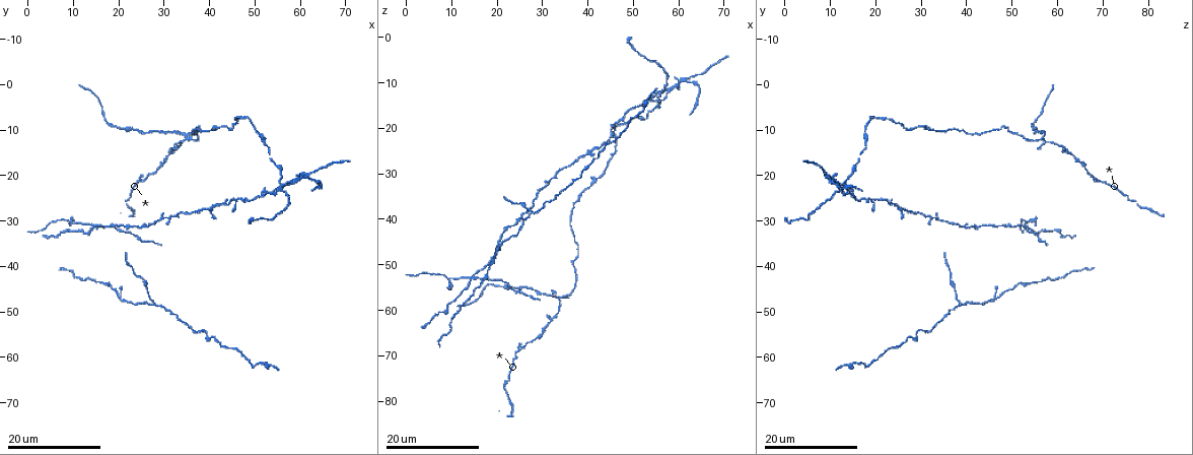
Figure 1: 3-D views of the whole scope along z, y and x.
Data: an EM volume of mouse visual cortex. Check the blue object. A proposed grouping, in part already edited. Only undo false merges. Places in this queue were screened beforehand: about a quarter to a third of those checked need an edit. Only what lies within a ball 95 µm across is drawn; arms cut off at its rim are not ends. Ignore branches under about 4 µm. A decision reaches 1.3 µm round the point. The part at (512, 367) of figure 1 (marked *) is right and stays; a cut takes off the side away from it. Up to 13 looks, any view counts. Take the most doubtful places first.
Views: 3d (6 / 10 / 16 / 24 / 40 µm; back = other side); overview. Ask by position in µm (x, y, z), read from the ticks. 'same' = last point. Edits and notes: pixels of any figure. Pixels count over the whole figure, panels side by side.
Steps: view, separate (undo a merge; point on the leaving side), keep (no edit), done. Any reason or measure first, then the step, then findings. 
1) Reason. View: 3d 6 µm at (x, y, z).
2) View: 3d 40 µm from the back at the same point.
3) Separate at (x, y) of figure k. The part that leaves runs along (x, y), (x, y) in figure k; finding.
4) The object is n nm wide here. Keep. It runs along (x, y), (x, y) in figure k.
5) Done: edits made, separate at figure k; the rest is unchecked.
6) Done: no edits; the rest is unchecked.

Three-way junction. View: 3d 24 µm at (28.0, 48.5, 39.0).

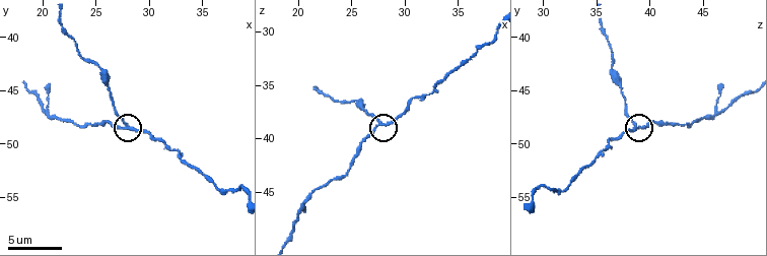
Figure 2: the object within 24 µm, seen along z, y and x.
View: 3d 10 µm at (27.6, 48.4, 38.8).

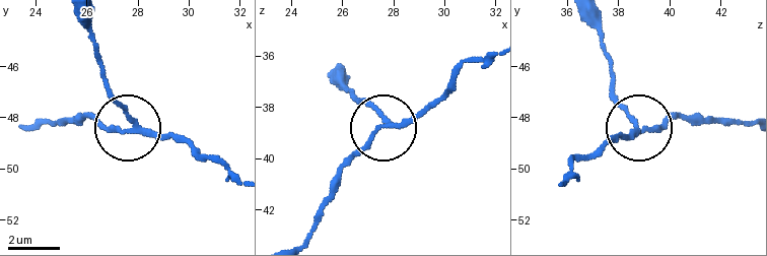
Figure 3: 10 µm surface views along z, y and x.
The object is 170 nm wide here. Separate at (111, 100) of figure 3. The part that leaves runs along (135, 122), (112, 91), (89, 19) in figure 3; a second cell is stuck on.

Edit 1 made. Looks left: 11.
Redraw. View: overview.

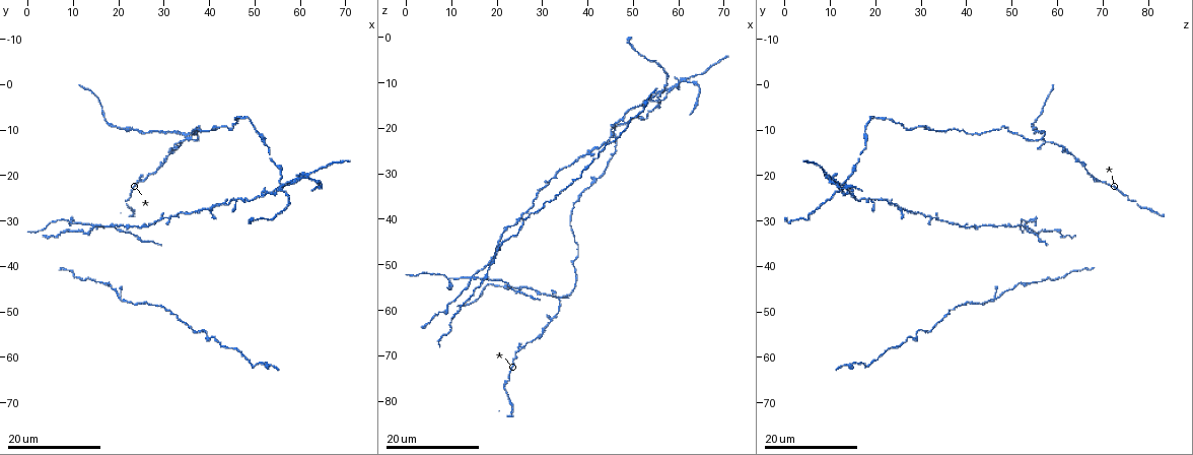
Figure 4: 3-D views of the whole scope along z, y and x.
Four or more arms meet. View: 3d 24 µm at (56.5, 23.5, 12.0).

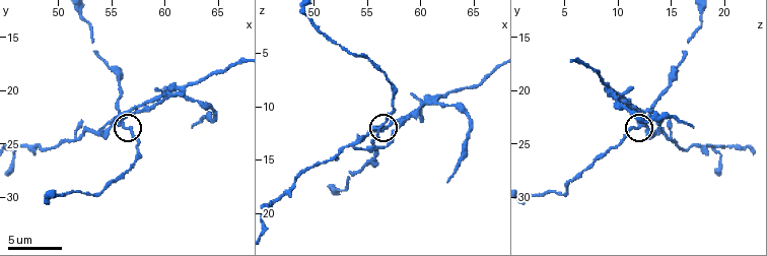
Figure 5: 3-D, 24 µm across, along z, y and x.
View: 3d 6 µm at (56.0, 23.4, 12.0).

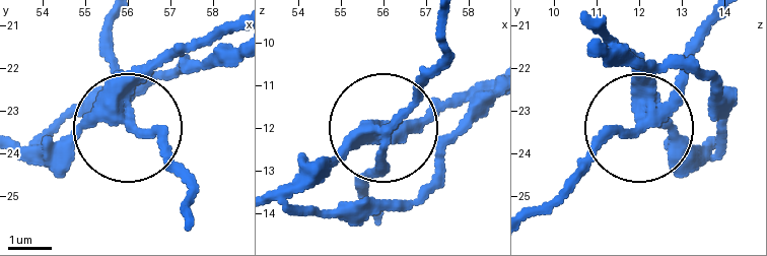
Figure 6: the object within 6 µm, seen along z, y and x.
Other side. View: 3d 6 µm from the back at (56.10, 23.30, 12.05).

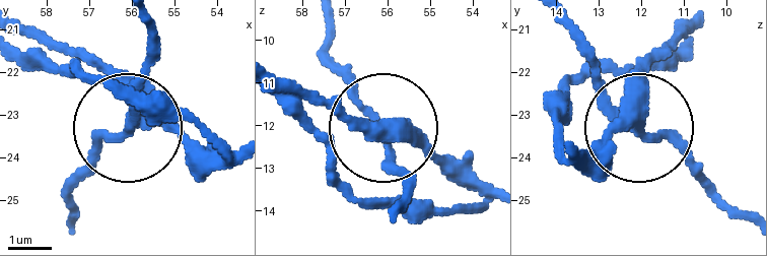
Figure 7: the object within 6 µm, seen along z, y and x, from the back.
Separate at (126, 103) of figure 7. The part that leaves runs along (389, 134), (407, 130), (494, 185) in figure 7; two cells meet here.

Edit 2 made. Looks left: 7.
Three-way junction. View: 3d 16 µm at (24.5, 21.0, 69.0).

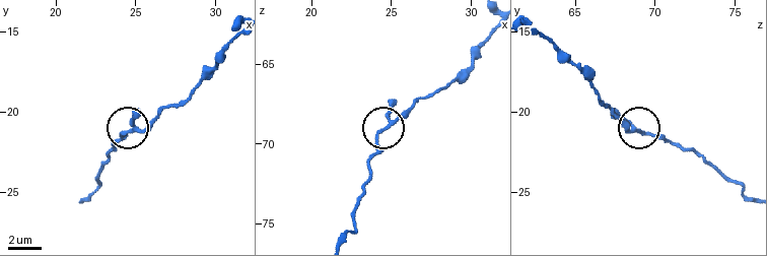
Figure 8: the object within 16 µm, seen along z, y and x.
View: 3d 10 µm at (24.3, 21.3, 69.4).

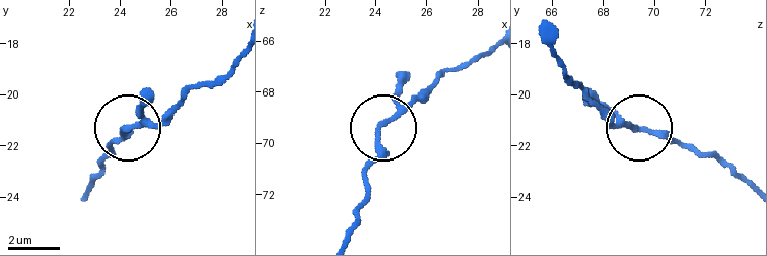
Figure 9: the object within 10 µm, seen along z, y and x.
Keep. It runs along (714, 155), (638, 129), (616, 129), (601, 119) in figure 9; one cell here.

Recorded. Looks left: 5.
Thick turns thin. View: 3d 16 µm at (39.0, 55.0, 29.0).

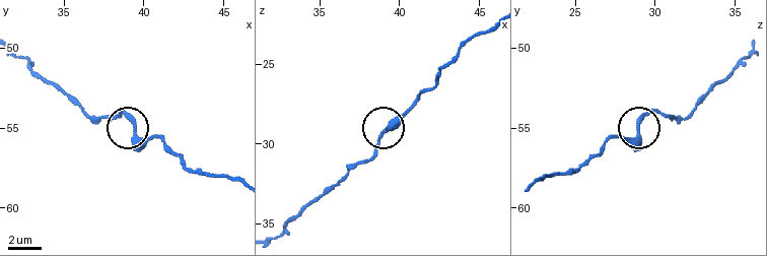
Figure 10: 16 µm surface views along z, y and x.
View: 3d 6 µm at (39.2, 54.4, 29.2).

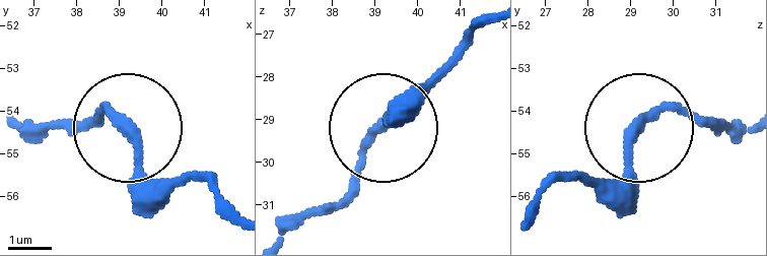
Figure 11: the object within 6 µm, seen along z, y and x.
Keep. It runs along (747, 124), (659, 110), (616, 179), (587, 182) in figure 11; all the same cell.

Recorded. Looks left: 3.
Sudden change in width. View: 3d 24 µm at (51.5, 12.5, 17.5).

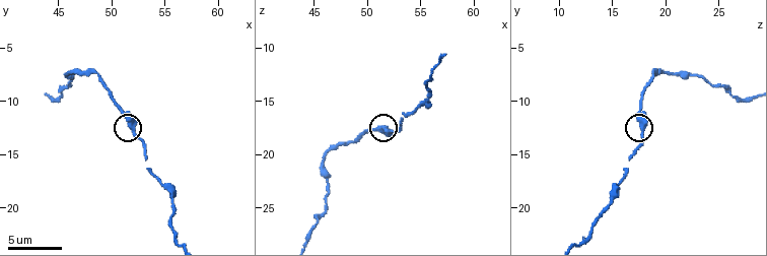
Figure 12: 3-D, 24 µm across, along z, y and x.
View: 3d 10 µm at (52.0, 12.4, 17.8).

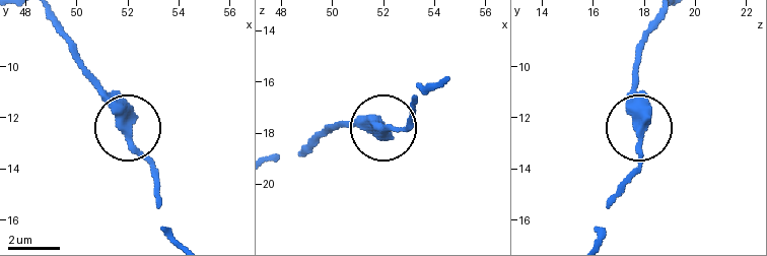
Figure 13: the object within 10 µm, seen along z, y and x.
The object is 370 nm wide here. Keep. It runs along (50, 16), (78, 69), (157, 178) in figure 13; all the same cell.

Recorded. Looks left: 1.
Done: edits made, separate at figure 3, separate at figure 7; the rest is unchecked.

